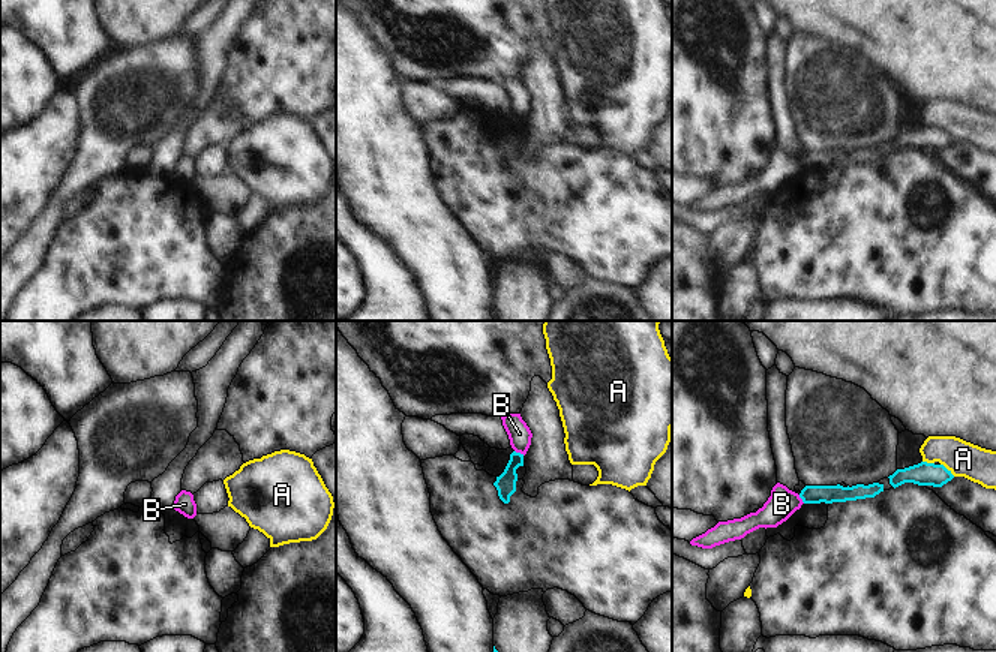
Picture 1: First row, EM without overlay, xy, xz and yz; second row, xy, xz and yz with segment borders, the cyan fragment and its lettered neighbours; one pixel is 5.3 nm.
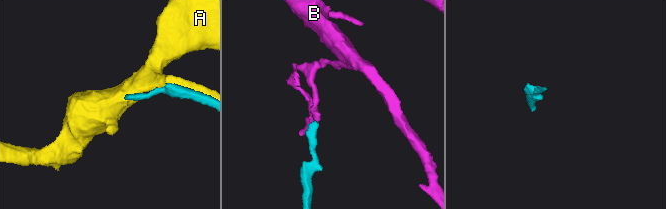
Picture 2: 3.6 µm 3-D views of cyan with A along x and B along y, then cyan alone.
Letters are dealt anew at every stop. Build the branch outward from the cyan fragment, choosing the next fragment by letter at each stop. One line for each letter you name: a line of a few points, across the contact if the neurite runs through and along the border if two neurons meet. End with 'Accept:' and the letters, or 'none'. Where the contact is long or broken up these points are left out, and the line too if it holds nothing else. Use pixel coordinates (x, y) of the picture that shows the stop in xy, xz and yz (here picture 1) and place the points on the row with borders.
Accept: none.

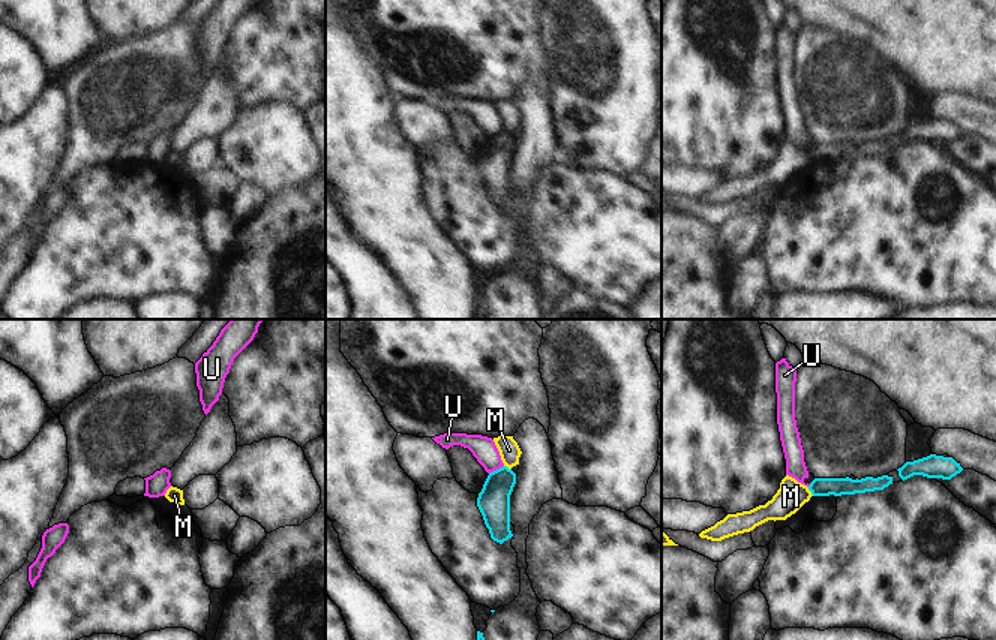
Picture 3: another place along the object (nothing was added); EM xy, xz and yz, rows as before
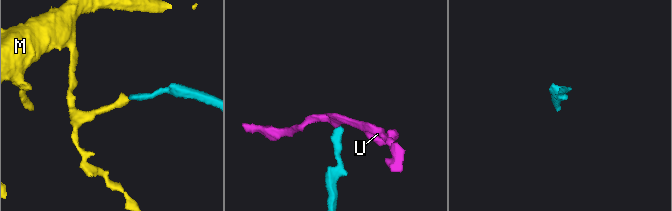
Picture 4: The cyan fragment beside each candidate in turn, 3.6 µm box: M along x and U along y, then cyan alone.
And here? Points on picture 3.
Accept: none.

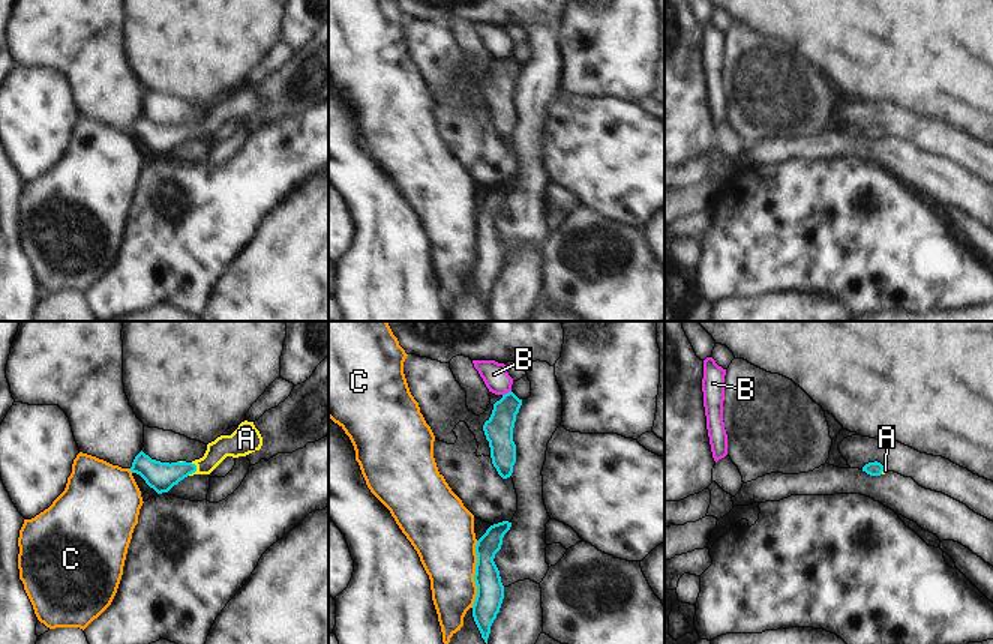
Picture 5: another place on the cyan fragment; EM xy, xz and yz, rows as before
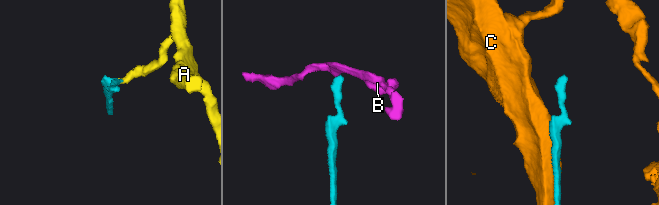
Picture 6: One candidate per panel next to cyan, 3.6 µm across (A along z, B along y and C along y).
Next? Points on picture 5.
A: Line: xy (161, 476), (179, 470), (195, 470), (224, 446), (234, 445)
Accept: A.

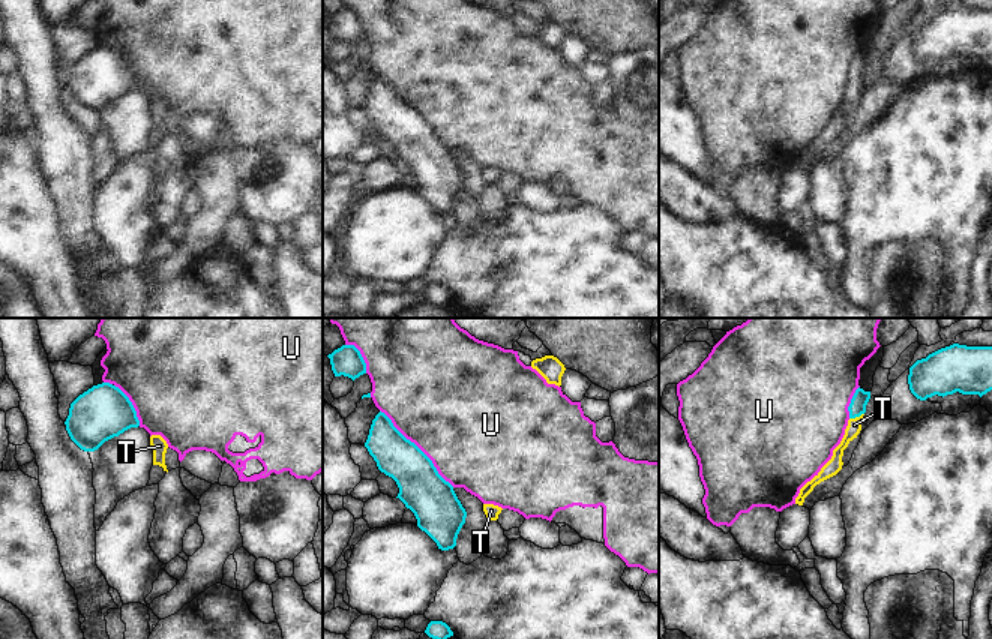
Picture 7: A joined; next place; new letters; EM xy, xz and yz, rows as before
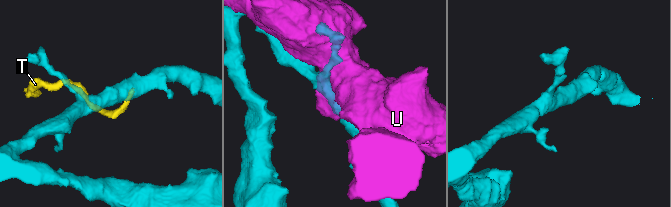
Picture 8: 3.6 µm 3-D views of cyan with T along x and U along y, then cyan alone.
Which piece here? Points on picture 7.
T: Line: yz (857, 407), (856, 416), (854, 425)
Accept: T.

